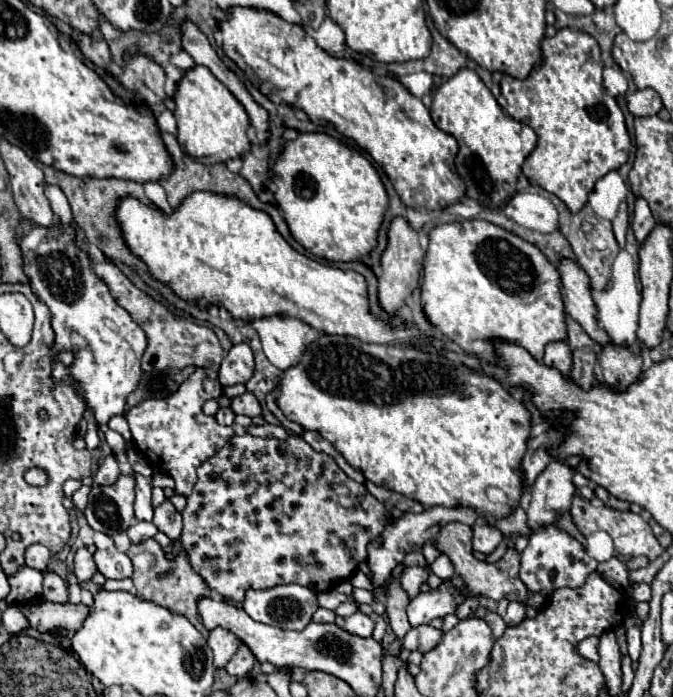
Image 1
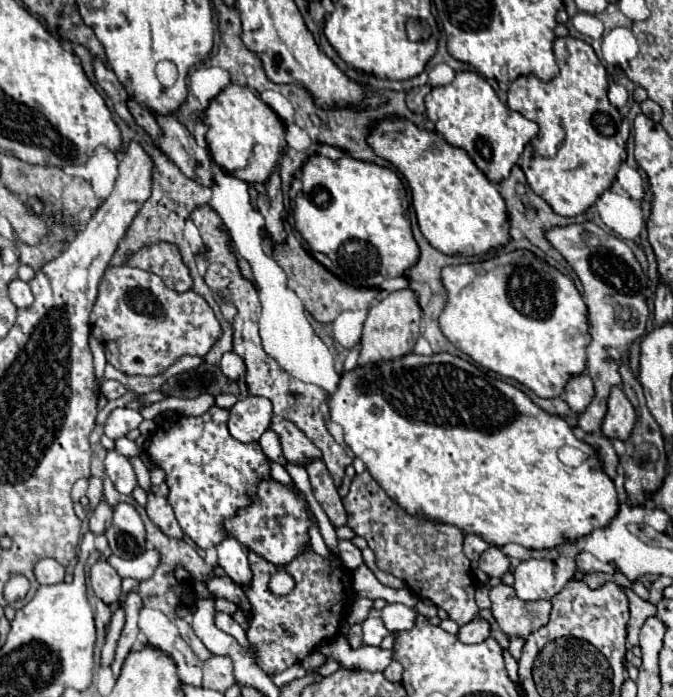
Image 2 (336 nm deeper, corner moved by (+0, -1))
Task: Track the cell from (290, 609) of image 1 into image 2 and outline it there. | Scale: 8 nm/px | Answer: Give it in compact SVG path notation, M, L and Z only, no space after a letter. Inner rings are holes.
M228 536L224 538L224 542L216 546L216 552L218 552L218 566L226 572L226 576L230 576L240 586L248 586L252 572L246 558L246 550L240 546L240 542Z

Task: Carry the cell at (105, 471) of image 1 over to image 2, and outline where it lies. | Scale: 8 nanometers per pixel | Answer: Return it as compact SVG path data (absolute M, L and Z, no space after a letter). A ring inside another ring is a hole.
M100 502L98 508L94 508L90 514L90 532L94 536L102 536L108 528L108 522L112 522L112 508L108 502Z

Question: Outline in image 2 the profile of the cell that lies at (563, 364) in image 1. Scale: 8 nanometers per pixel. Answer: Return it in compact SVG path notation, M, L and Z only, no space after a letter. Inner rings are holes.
M586 372L582 376L570 378L564 392L564 400L576 414L582 414L592 402L592 398L594 398L594 386L592 386L592 378Z

